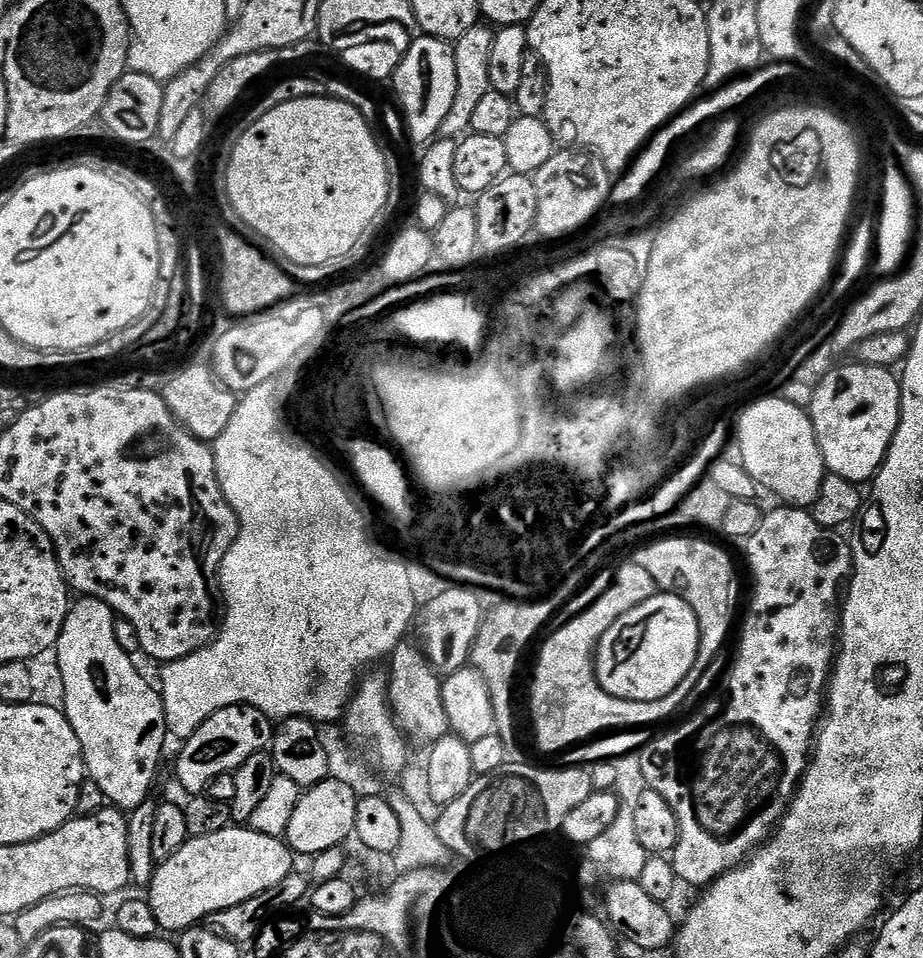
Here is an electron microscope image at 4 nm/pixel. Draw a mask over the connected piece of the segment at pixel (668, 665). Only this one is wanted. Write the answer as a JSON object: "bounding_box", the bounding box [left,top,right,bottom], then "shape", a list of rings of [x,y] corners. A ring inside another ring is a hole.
{"bounding_box":[594,592,700,702],"shape":[[[671,592],[654,594],[642,606],[634,606],[634,610],[624,612],[610,630],[600,639],[594,653],[596,666],[596,680],[614,698],[633,700],[634,702],[654,702],[672,694],[675,688],[680,687],[682,678],[690,674],[690,666],[696,664],[700,653],[700,627],[694,610],[681,596]]]}

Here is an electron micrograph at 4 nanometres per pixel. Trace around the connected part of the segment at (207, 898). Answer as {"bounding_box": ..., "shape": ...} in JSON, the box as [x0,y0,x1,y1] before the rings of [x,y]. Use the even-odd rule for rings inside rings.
{"bounding_box":[146,826,294,934],"shape":[[[229,826],[218,830],[218,834],[202,834],[191,837],[182,850],[170,858],[159,861],[153,880],[146,887],[146,899],[157,919],[157,926],[165,932],[179,934],[188,928],[197,927],[207,921],[218,910],[238,906],[246,898],[254,898],[282,882],[294,870],[294,853],[279,836],[258,834],[251,826]]]}

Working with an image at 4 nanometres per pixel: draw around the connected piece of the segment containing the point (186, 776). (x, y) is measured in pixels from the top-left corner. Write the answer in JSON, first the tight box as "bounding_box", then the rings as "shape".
{"bounding_box":[176,704,273,794],"shape":[[[235,704],[215,712],[189,740],[183,741],[180,757],[176,760],[176,780],[188,794],[204,794],[219,776],[227,777],[238,770],[250,754],[265,751],[271,745],[273,721],[262,710],[249,704]]]}

